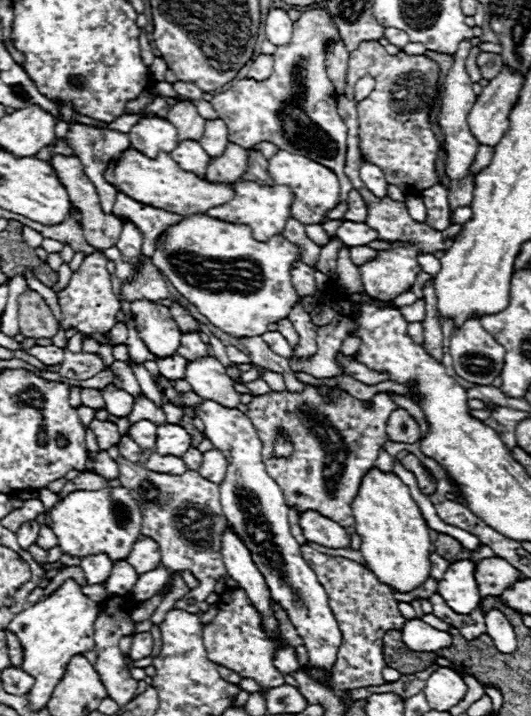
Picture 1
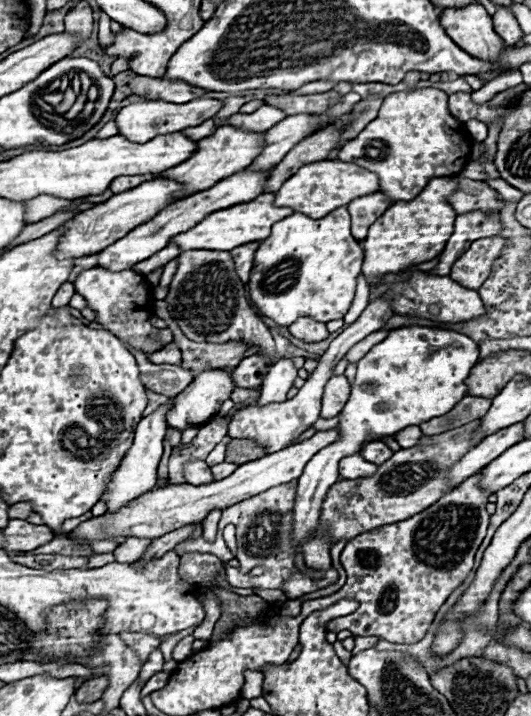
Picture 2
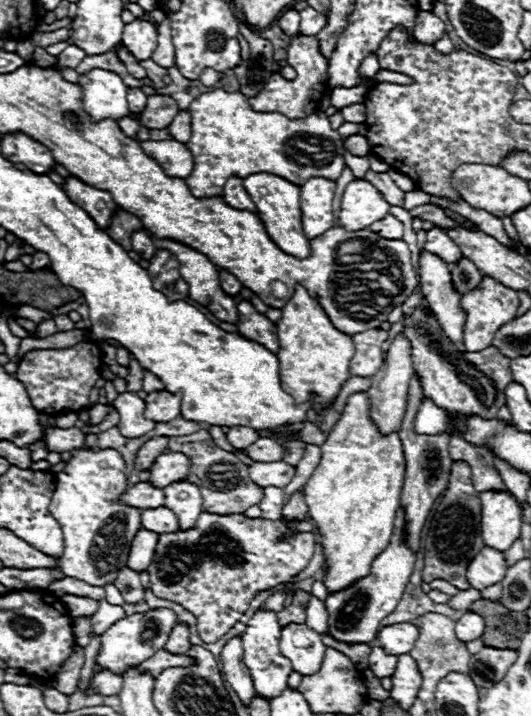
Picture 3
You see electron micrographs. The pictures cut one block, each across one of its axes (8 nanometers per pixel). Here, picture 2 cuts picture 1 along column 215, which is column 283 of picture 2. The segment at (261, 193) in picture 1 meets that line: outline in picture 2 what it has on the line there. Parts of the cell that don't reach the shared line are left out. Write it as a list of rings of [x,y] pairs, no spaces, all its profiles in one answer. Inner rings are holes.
[[[262,194],[250,202],[244,204],[236,204],[224,210],[216,210],[212,214],[208,214],[202,222],[198,222],[196,226],[192,226],[190,230],[174,236],[170,242],[178,244],[178,248],[182,252],[186,250],[218,250],[218,252],[230,252],[242,244],[248,242],[262,242],[270,236],[270,228],[274,222],[286,218],[294,214],[292,208],[280,208],[274,206],[274,194]]]

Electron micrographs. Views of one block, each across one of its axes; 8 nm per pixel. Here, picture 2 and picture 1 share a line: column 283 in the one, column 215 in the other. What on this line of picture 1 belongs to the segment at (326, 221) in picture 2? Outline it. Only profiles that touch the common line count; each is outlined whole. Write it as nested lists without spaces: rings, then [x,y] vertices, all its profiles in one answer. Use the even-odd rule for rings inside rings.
[[[186,216],[180,224],[168,228],[150,260],[200,314],[236,338],[262,336],[270,324],[286,318],[298,300],[290,272],[294,262],[302,260],[300,248],[282,234],[258,242],[246,224]]]

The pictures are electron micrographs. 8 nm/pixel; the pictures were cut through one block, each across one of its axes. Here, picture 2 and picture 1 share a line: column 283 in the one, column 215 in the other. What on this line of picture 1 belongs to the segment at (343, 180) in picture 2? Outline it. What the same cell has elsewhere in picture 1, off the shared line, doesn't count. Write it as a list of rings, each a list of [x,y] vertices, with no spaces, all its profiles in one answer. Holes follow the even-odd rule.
[[[130,148],[130,152],[124,152],[118,160],[114,160],[114,164],[106,168],[106,180],[110,180],[116,190],[126,192],[130,198],[142,204],[170,210],[182,216],[214,208],[214,204],[224,204],[232,198],[232,184],[210,184],[208,180],[200,180],[196,174],[182,170],[178,162],[174,162],[168,154],[160,154],[156,160],[150,160],[134,148]]]

